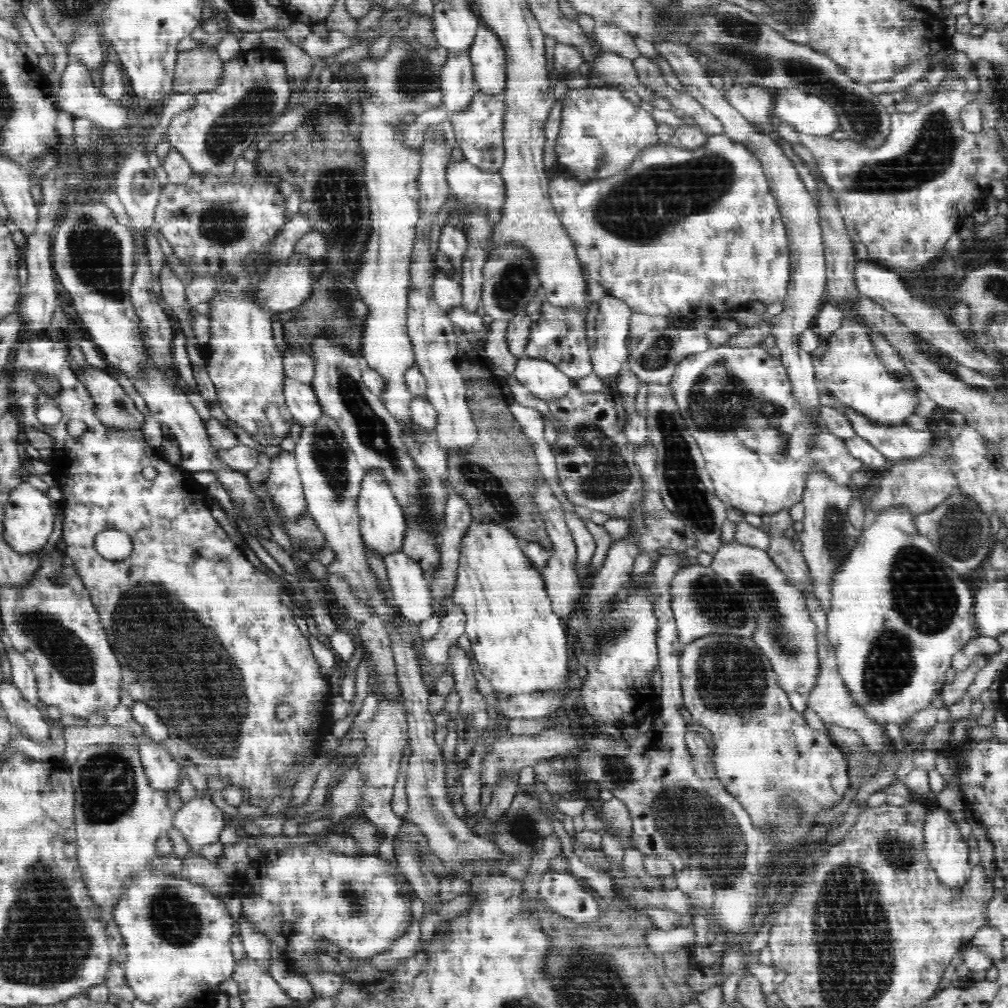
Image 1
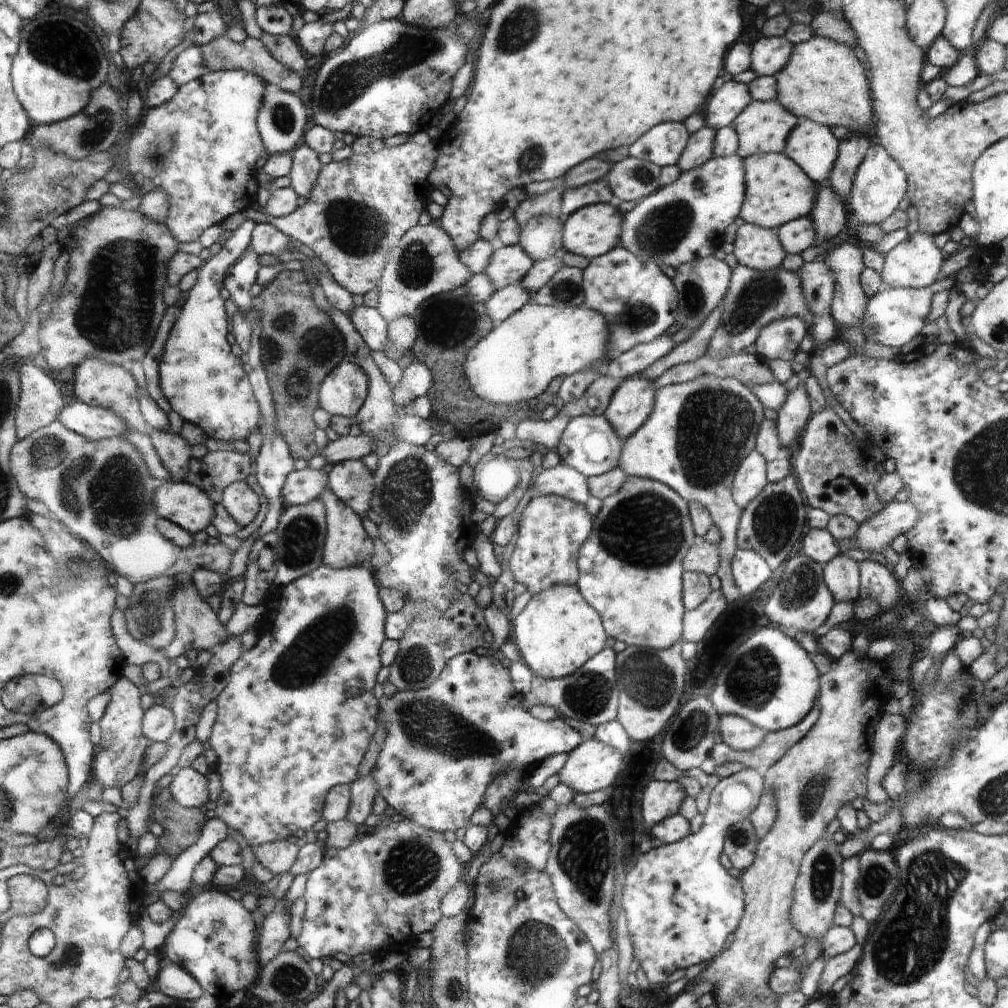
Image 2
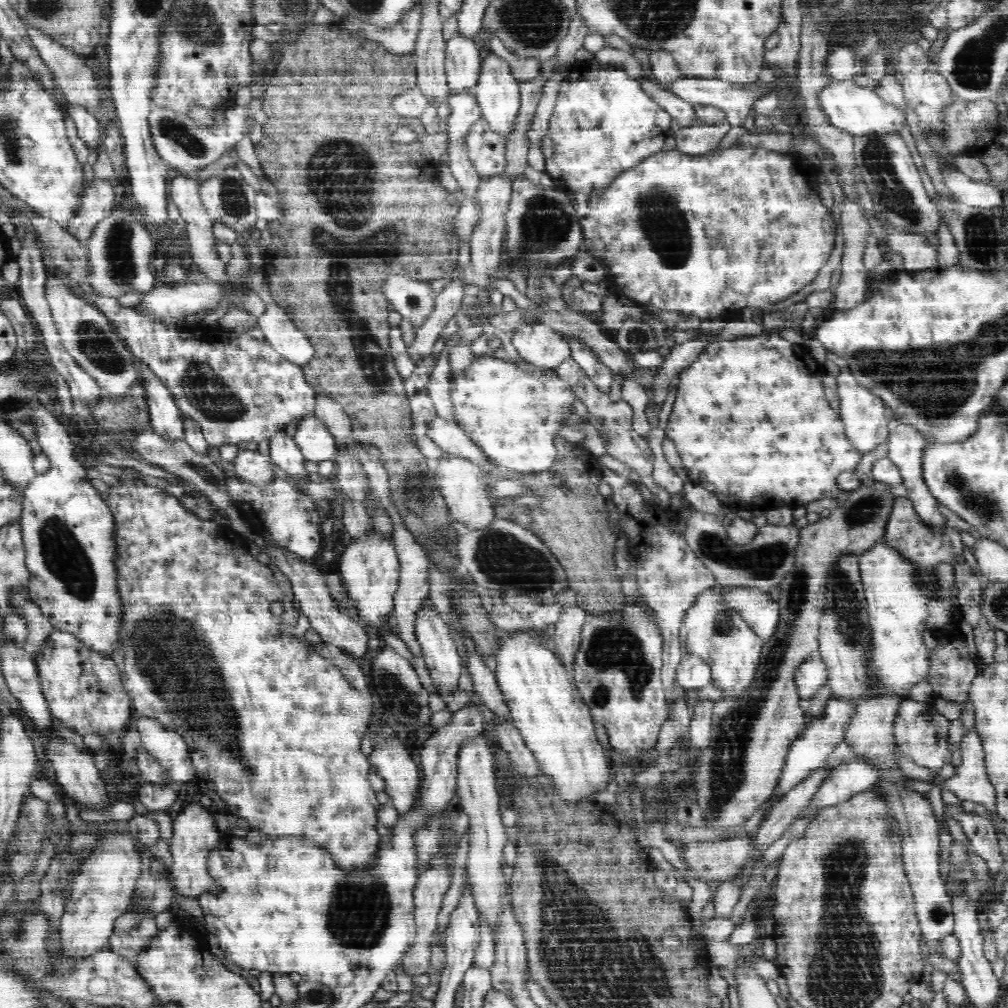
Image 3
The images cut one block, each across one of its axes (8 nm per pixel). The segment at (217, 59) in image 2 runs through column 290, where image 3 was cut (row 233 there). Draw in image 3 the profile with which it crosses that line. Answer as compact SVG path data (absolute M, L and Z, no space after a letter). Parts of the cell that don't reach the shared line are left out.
M94 178L92 186L86 189L81 198L80 209L66 224L66 231L70 231L72 236L83 242L90 238L94 227L102 218L110 214L110 210L116 205L114 198L115 188L113 181Z

